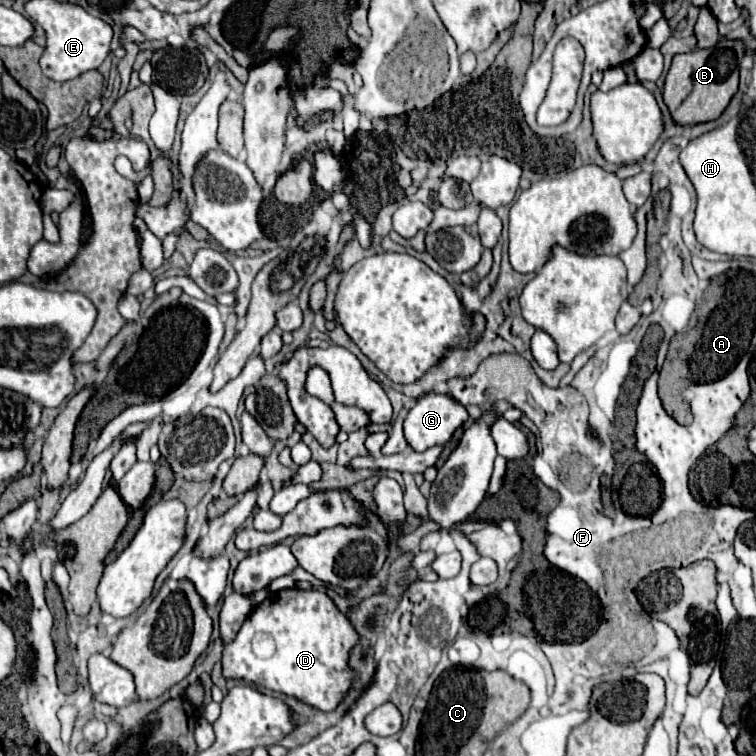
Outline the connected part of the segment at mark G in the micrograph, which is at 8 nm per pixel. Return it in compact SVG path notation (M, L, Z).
M426 394L410 408L404 420L404 436L408 444L424 452L432 446L444 446L454 430L468 420L468 412L448 394Z

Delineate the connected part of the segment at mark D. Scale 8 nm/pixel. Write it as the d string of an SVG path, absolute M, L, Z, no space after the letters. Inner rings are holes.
M280 590L270 592L268 598L246 618L234 642L224 648L222 672L226 678L240 678L294 698L300 698L320 710L334 710L346 696L352 684L352 670L348 668L348 652L358 642L358 634L348 618L334 606L334 602L318 590Z

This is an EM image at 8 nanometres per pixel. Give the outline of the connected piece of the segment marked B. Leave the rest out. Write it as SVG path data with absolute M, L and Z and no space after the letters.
M720 40L714 48L696 48L692 52L674 56L662 88L664 104L668 106L672 120L678 126L694 126L716 120L738 90L738 66L742 56L742 42L736 40Z

